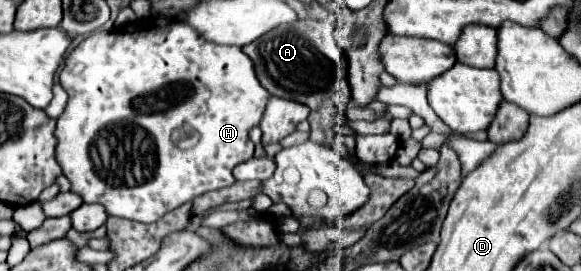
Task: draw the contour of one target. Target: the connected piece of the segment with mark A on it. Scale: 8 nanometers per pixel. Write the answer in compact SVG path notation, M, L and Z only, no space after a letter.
M297 20L289 26L277 26L277 30L269 30L269 34L257 38L257 42L251 42L249 46L243 46L243 52L251 58L261 86L267 88L271 96L293 100L293 102L309 106L311 114L309 114L307 120L311 124L313 142L333 146L337 118L341 118L341 110L347 106L347 102L351 98L351 92L349 92L349 82L347 82L347 68L343 64L337 64L335 60L331 60L321 48L321 24L311 22L311 20L305 20L305 22Z

